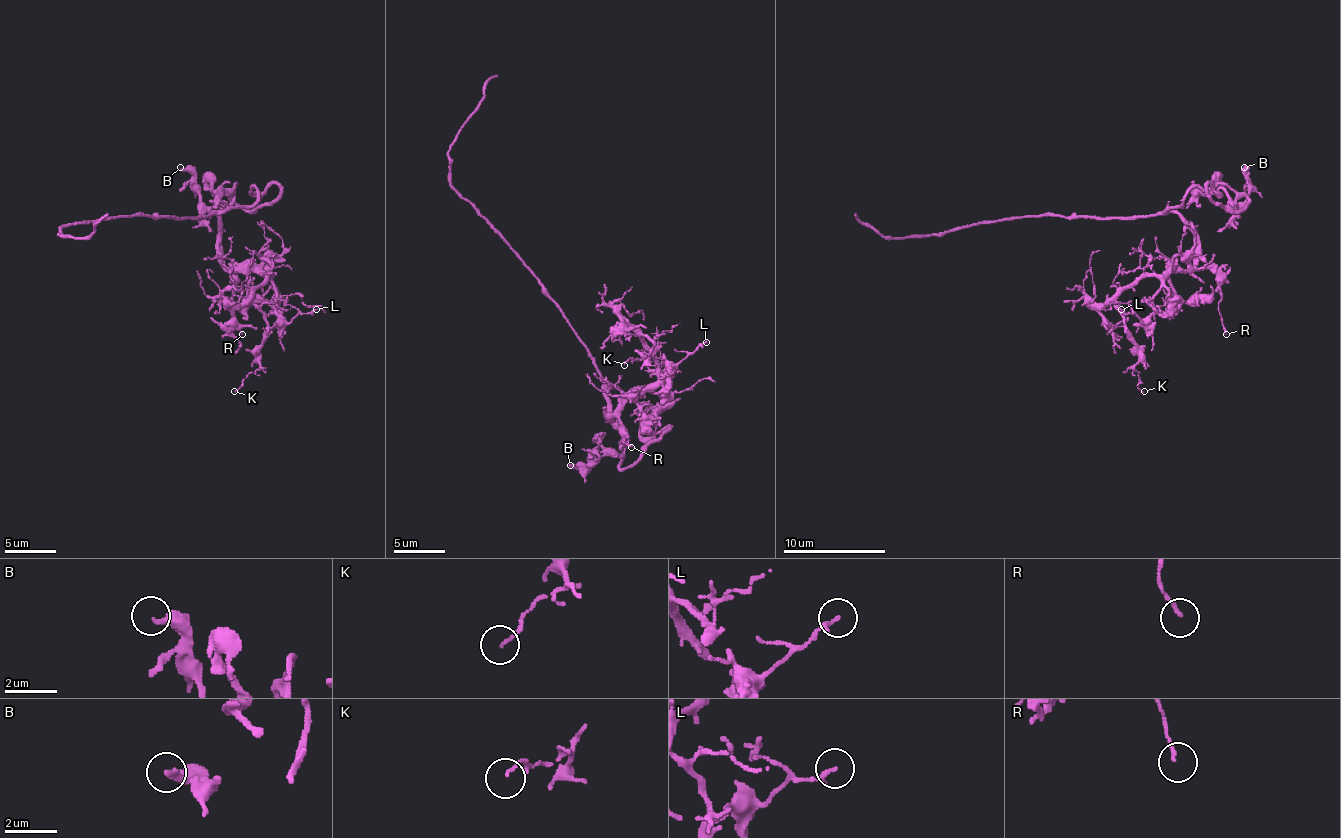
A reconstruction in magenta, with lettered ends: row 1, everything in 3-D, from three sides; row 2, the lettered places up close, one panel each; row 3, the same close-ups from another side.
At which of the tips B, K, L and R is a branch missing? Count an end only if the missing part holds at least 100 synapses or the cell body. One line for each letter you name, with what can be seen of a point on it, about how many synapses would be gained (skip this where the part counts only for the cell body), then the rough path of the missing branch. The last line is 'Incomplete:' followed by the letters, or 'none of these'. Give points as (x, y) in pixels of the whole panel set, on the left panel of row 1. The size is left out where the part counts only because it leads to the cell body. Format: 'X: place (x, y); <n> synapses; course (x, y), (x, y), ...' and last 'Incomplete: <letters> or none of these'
Incomplete: none of these

